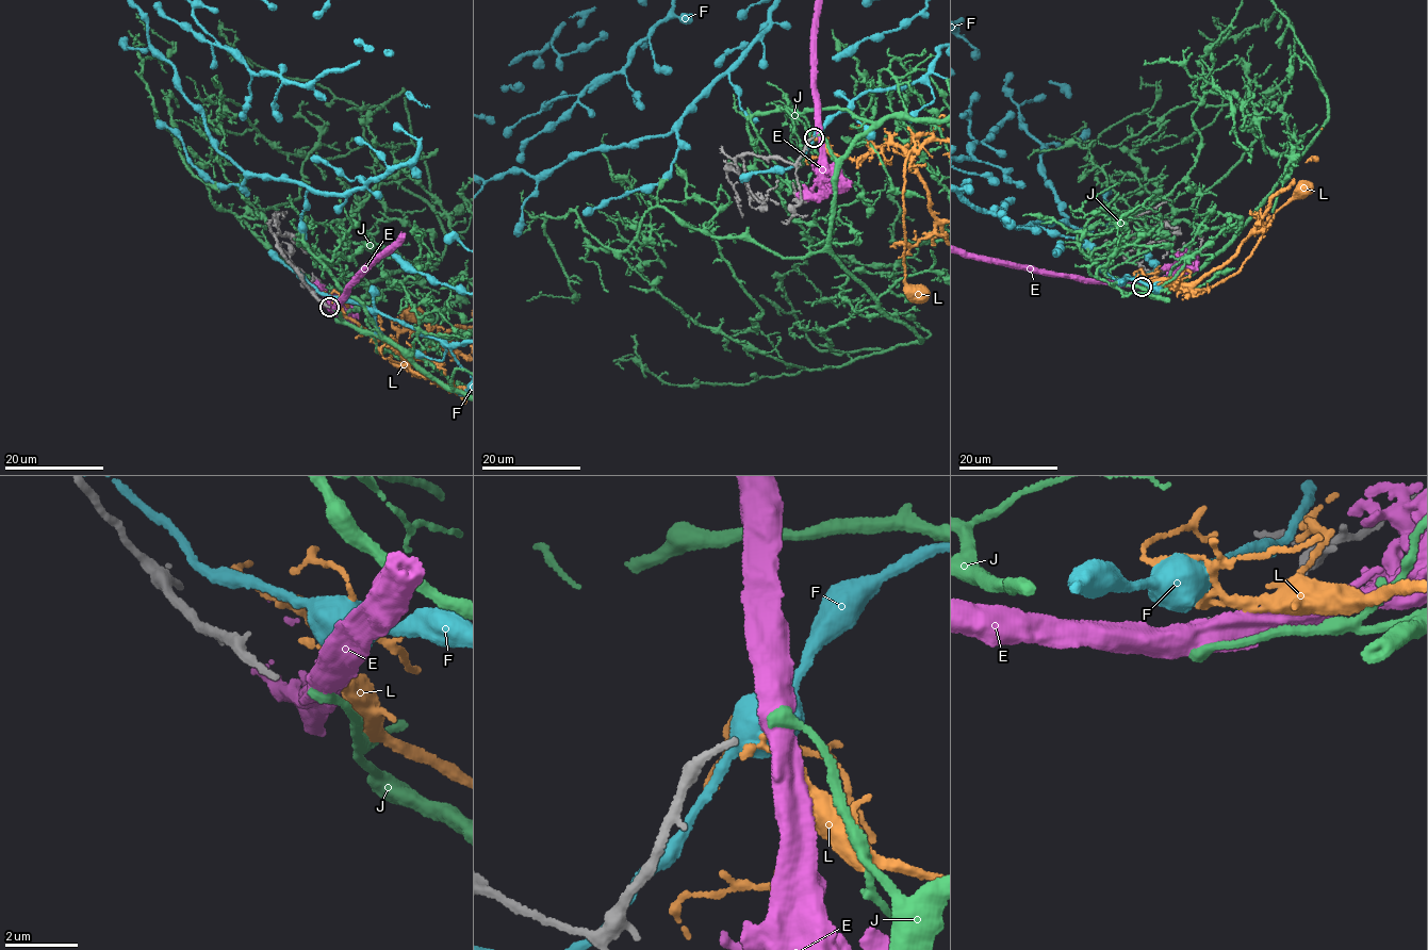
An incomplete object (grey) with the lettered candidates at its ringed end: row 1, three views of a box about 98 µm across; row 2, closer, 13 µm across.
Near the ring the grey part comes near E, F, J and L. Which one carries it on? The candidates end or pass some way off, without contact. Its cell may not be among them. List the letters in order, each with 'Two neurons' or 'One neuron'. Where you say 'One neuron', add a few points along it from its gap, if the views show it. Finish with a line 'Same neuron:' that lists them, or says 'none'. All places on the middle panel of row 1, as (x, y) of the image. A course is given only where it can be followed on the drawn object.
E: Two neurons
F: Two neurons
J: One neuron
L: Two neurons
Same neuron: J

